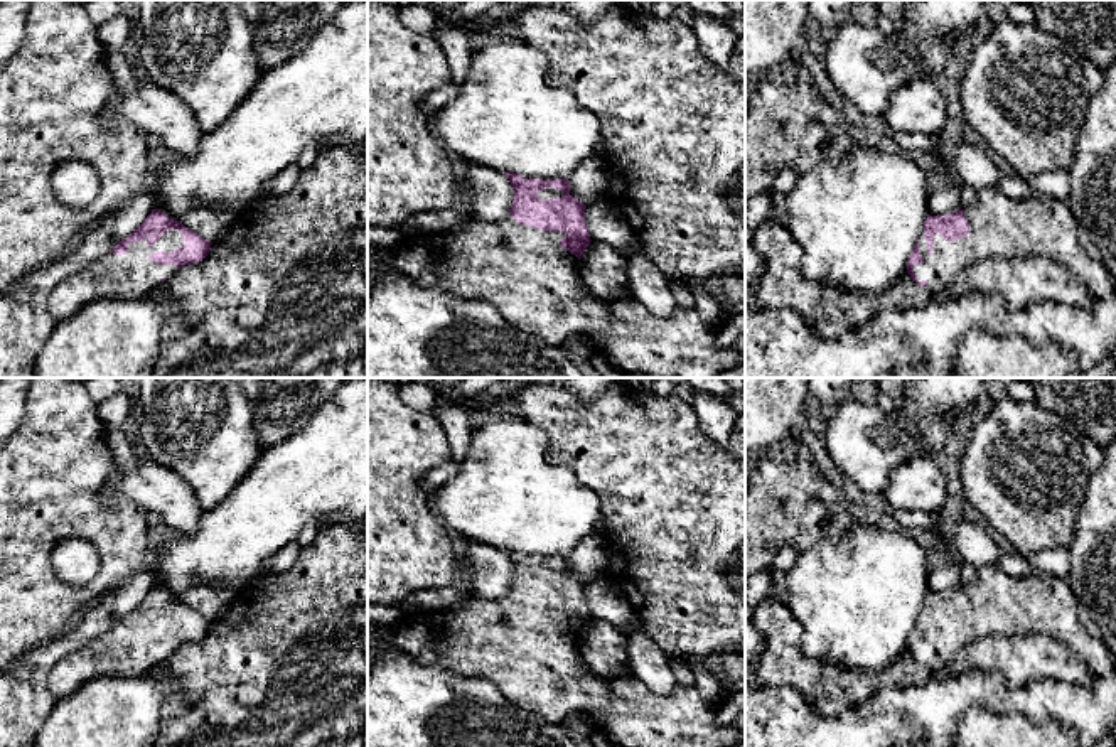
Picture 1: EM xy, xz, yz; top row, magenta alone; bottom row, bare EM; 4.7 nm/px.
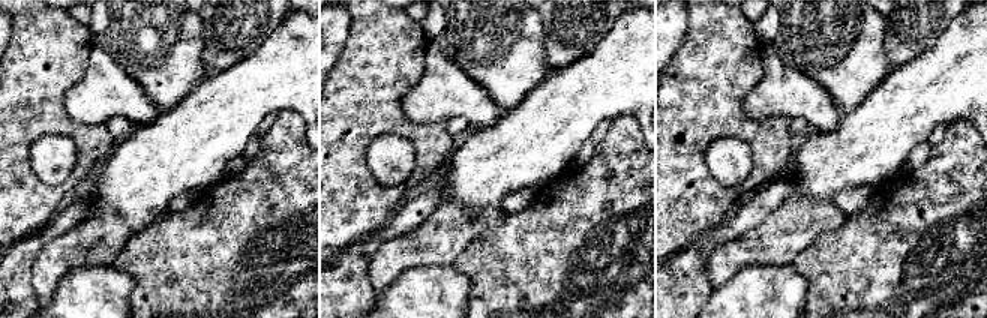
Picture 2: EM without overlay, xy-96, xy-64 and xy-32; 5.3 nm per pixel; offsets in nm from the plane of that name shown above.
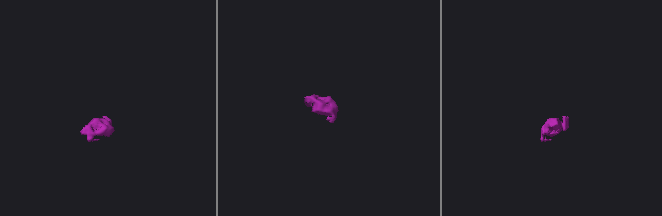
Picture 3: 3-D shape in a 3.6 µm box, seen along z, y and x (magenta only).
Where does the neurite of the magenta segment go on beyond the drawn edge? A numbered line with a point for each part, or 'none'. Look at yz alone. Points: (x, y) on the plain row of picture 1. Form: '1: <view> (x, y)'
1: yz (1039, 602)

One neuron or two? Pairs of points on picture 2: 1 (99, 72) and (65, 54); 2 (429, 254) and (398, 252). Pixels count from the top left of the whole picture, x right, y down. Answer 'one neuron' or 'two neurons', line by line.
1: two neurons
2: one neuron

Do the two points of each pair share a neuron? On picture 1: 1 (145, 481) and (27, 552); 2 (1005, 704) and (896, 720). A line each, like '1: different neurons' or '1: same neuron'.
1: different neurons
2: same neuron

